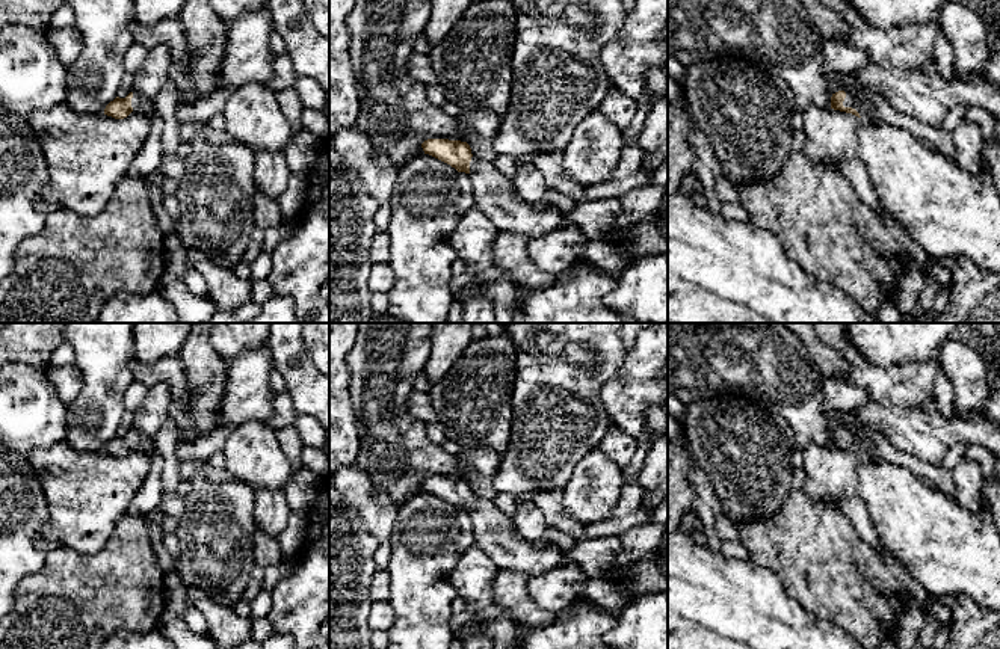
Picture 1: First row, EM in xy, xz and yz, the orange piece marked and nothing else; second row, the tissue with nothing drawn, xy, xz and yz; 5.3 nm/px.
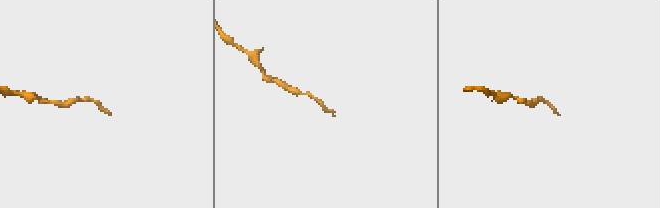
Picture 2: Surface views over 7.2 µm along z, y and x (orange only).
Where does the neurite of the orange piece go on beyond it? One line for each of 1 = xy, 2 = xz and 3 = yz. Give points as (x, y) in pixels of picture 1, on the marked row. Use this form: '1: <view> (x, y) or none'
1: xy (138, 101)
2: xz (494, 196)
3: yz (852, 101)

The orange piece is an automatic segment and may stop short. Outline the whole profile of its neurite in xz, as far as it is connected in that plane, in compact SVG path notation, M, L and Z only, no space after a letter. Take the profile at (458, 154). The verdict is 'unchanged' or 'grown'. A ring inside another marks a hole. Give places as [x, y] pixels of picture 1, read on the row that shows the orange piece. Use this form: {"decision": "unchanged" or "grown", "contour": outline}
{"decision": "grown", "contour": "M427 139L421 148L424 154L470 175L476 205L498 232L514 232L530 240L551 234L565 223L556 205L536 208L517 196L511 180L492 161L474 157L467 142Z"}

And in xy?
{"decision": "grown", "contour": "M130 92L125 98L116 97L104 109L104 115L112 116L115 119L124 119L131 112L140 112L150 119L153 119L157 113L154 103L150 103L140 94L136 92Z"}

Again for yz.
{"decision": "grown", "contour": "M838 91L831 97L831 109L852 113L867 122L876 124L878 121L863 107L861 100Z"}

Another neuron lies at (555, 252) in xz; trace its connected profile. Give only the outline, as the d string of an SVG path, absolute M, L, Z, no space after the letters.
M566 222L551 234L527 241L526 252L532 264L553 275L563 273L569 266L585 257L589 238Z

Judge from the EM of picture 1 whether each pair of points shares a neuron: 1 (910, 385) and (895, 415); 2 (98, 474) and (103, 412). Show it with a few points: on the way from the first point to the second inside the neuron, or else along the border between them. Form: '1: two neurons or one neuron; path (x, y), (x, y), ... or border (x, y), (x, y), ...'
1: two neurons; border (934, 397), (913, 406), (870, 400)
2: two neurons; border (67, 441), (76, 450), (103, 453)

